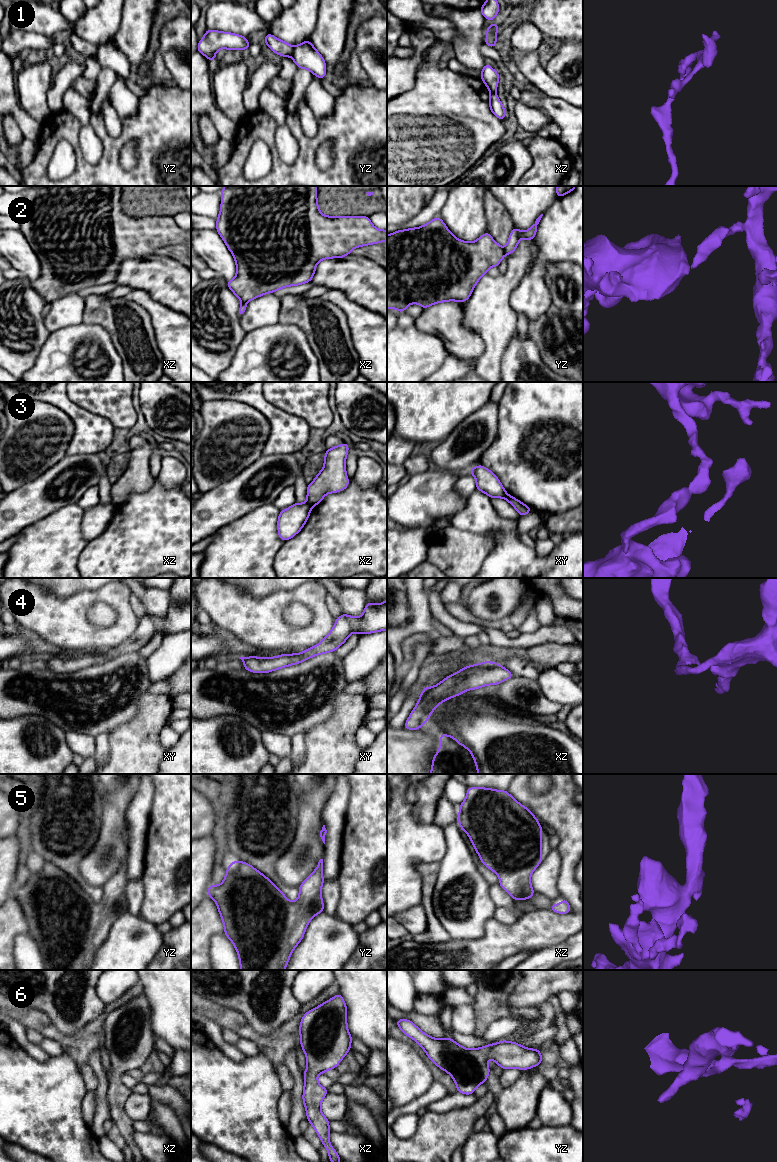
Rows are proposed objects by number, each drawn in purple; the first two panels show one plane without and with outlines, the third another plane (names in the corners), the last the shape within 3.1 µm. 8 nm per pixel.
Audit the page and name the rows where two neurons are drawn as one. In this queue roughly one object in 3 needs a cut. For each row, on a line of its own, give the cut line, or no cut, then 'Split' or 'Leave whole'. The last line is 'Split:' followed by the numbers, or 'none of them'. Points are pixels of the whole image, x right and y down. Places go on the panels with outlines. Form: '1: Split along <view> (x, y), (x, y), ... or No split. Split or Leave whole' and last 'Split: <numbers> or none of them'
1: Split along yz (293, 47), (291, 54). Split
2: Split along xz (242, 302), (245, 303). Split
3: Split along xz (307, 502), (312, 506). Split
4: No split. Leave whole
5: No split. Leave whole
6: No split. Leave whole
Split: 1, 2, 3

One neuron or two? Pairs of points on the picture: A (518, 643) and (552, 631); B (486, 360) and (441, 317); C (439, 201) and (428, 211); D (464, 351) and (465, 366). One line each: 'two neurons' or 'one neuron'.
A: one neuron
B: two neurons
C: one neuron
D: two neurons

